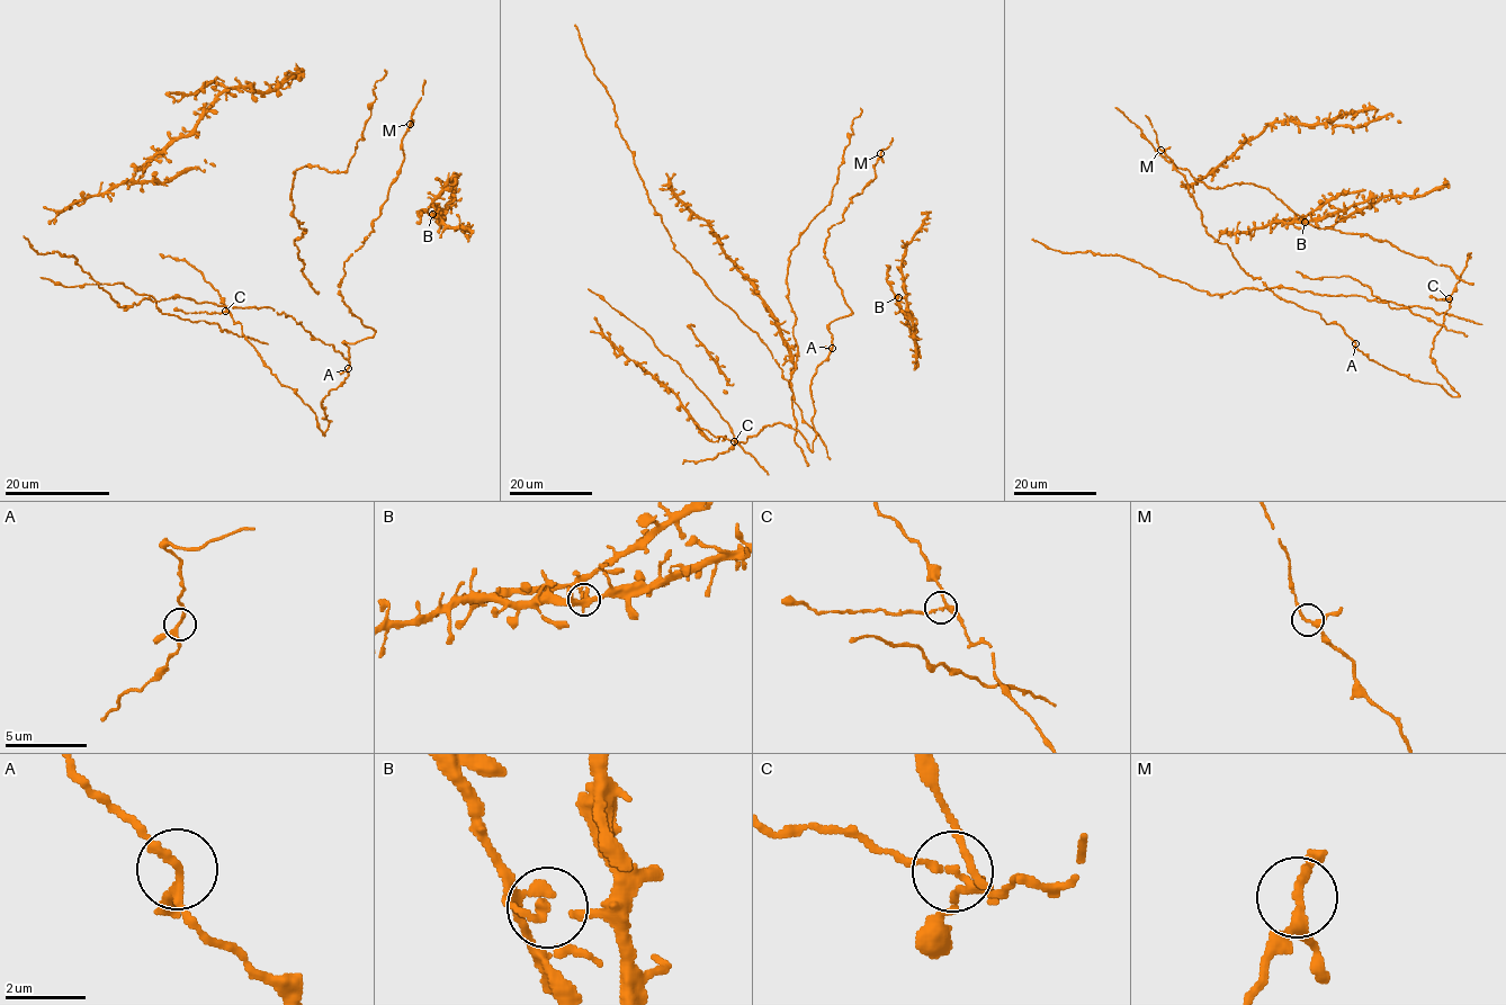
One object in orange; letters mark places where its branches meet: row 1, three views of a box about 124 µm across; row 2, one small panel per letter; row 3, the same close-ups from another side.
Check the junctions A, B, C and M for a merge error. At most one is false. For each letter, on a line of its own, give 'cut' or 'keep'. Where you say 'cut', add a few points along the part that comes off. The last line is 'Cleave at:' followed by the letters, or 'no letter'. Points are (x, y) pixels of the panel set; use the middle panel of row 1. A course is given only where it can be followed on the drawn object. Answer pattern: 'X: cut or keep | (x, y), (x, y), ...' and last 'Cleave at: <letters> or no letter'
A: keep
B: keep
C: keep
M: keep
Cleave at: no letter

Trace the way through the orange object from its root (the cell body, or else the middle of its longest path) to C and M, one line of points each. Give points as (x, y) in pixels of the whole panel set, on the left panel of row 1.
C: (348, 359), (346, 378), (321, 402), (329, 422), (323, 434), (315, 414), (277, 379), (241, 324), (225, 312)
M: (348, 359), (343, 343), (375, 331), (351, 313), (338, 285), (344, 262), (371, 230), (399, 176), (410, 124)

